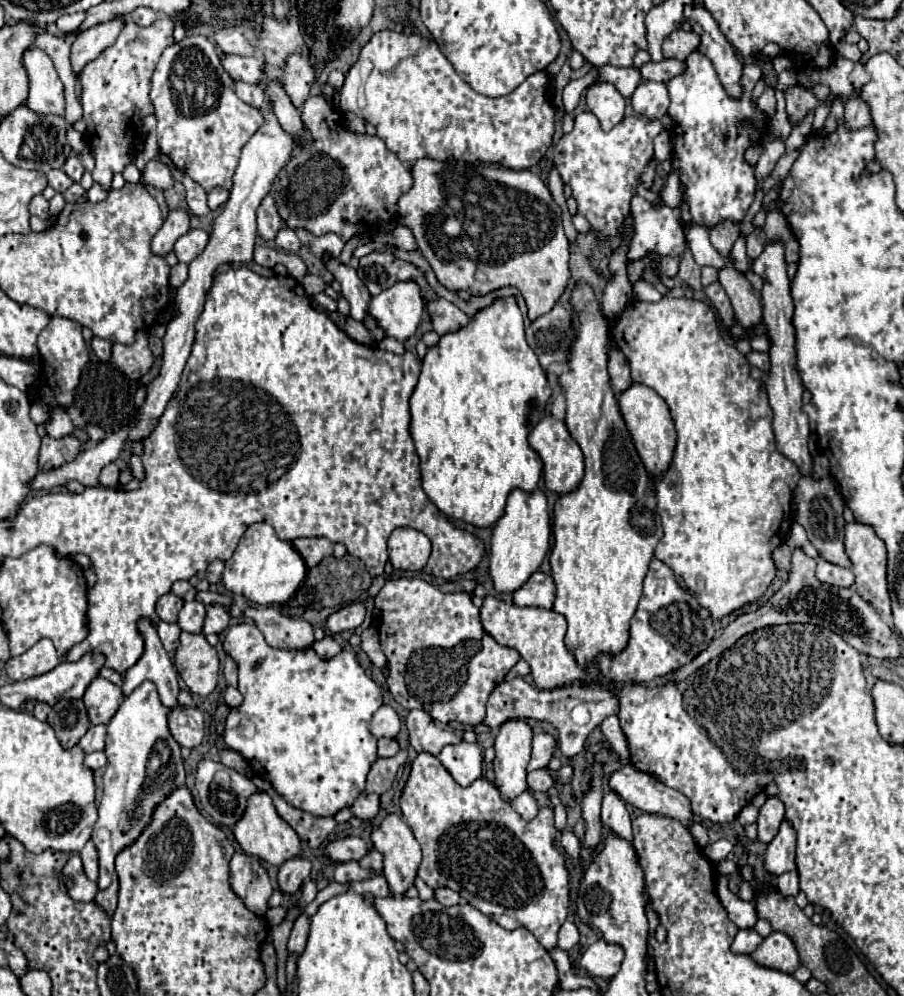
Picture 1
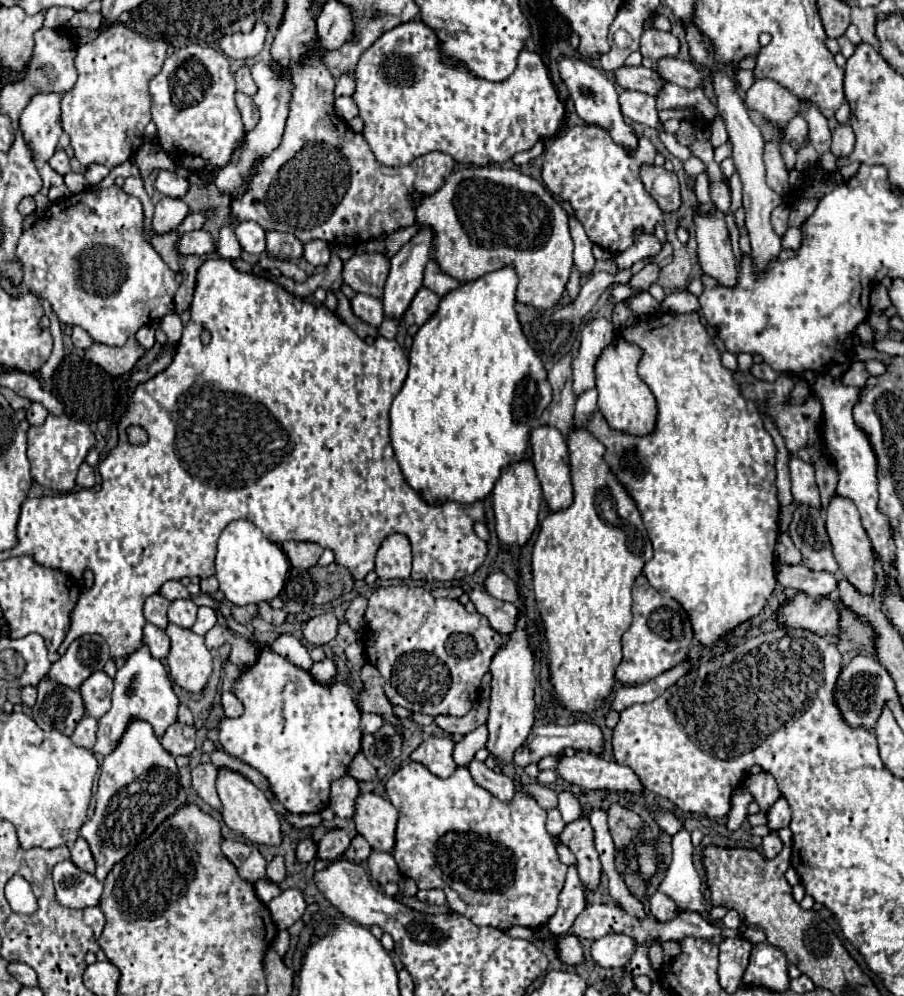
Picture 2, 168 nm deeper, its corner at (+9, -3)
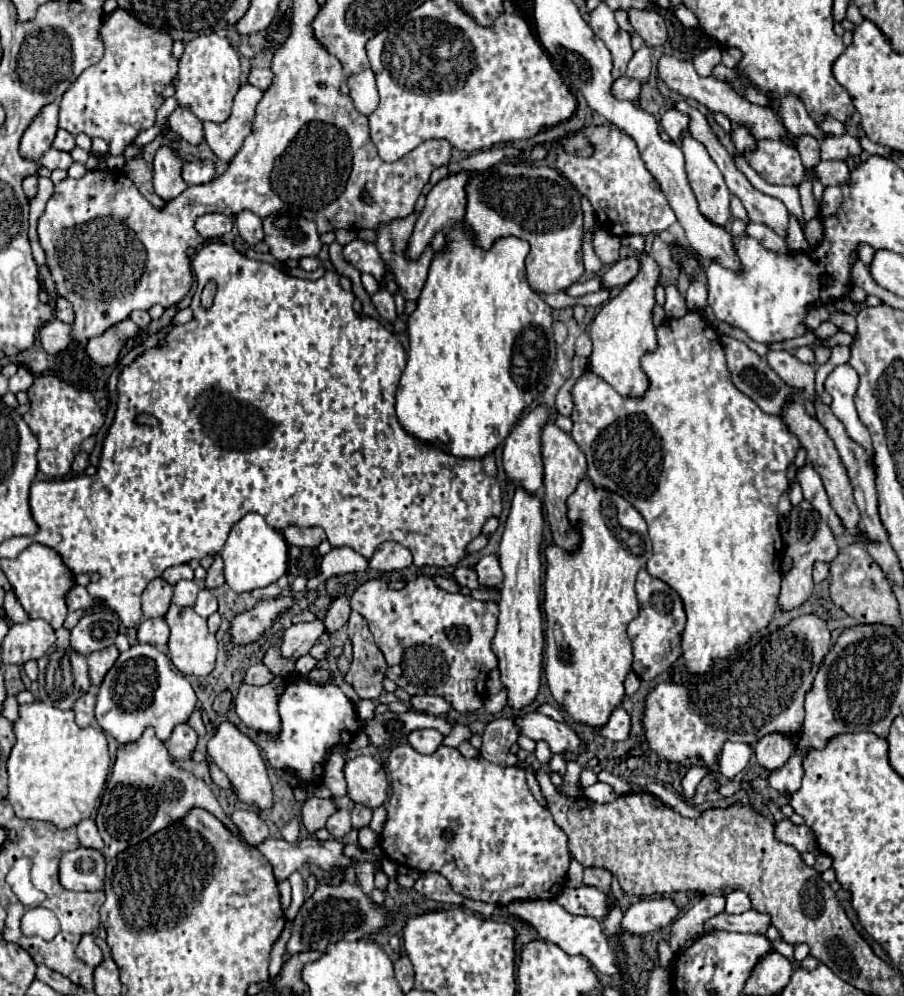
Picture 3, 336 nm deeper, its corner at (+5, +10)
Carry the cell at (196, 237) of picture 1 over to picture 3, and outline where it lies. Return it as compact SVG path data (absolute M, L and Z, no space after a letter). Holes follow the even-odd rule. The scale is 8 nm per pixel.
M209 213L209 215L201 215L195 223L195 231L203 237L203 239L213 239L213 237L221 237L223 233L231 231L231 221L229 217L221 215L221 213Z

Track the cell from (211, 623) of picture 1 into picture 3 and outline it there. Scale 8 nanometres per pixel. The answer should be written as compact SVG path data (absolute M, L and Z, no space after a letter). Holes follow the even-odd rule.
M203 589L203 591L199 593L193 609L195 609L195 613L197 613L199 617L207 619L209 615L213 615L213 613L217 611L217 597L215 597L209 589Z

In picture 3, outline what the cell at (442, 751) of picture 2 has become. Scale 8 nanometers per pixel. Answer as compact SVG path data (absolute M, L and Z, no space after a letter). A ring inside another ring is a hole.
M419 729L409 735L409 745L419 753L431 755L443 745L443 735L437 729Z

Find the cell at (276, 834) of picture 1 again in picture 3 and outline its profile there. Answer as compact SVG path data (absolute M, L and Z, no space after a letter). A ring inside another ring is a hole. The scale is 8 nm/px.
M221 723L217 733L207 745L211 761L229 777L231 787L241 803L253 805L257 809L271 809L273 807L273 785L267 775L265 761L261 757L261 749L253 743L253 739L245 733L241 733L233 723Z

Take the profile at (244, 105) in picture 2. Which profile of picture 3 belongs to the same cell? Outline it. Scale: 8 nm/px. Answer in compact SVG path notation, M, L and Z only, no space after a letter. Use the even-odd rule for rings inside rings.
M249 83L241 85L233 101L231 117L221 125L203 123L205 141L219 159L231 161L235 153L241 149L245 137L249 137L251 125L255 119L255 107L261 101L261 95L263 91L259 91L257 87Z

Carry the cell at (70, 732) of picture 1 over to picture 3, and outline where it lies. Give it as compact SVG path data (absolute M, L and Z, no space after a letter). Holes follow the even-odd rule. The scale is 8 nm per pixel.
M61 627L57 631L57 641L49 651L37 661L39 663L39 699L47 705L53 705L57 709L69 711L73 709L75 701L85 695L91 687L89 675L87 675L87 659L83 655L77 655L69 645L69 631Z

